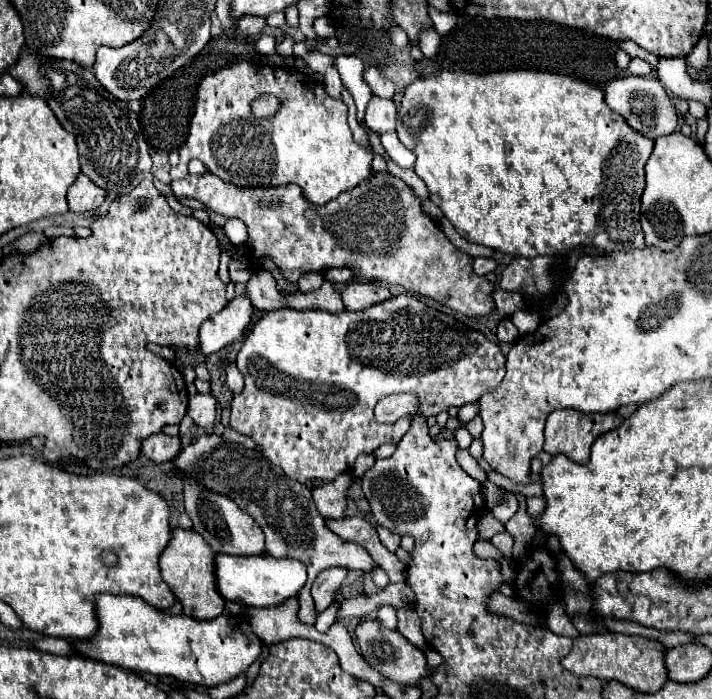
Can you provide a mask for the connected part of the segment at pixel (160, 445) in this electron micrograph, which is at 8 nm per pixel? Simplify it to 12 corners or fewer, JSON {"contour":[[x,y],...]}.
{"contour":[[166,433],[142,441],[142,453],[166,463],[180,451],[180,439]]}

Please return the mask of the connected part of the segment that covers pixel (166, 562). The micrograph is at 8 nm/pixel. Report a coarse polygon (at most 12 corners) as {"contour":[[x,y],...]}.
{"contour":[[178,527],[158,561],[162,579],[200,621],[224,599],[212,583],[214,551]]}

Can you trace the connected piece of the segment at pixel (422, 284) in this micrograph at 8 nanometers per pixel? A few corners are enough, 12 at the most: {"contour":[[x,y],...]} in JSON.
{"contour":[[390,173],[312,207],[298,187],[174,181],[248,229],[288,283],[346,265],[466,317],[494,283]]}

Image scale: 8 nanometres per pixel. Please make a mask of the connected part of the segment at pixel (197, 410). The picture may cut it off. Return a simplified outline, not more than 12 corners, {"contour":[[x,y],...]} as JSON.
{"contour":[[196,393],[188,401],[188,415],[198,427],[210,429],[216,399]]}

